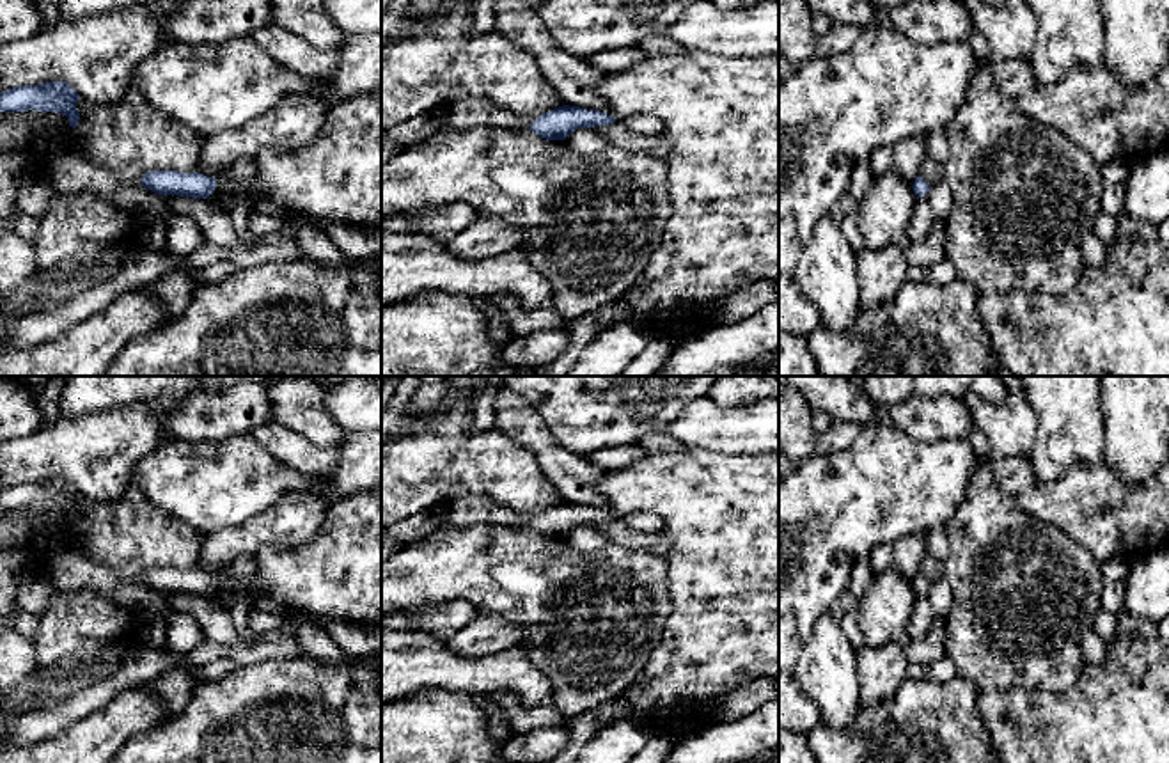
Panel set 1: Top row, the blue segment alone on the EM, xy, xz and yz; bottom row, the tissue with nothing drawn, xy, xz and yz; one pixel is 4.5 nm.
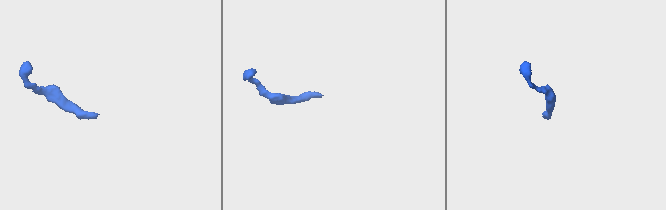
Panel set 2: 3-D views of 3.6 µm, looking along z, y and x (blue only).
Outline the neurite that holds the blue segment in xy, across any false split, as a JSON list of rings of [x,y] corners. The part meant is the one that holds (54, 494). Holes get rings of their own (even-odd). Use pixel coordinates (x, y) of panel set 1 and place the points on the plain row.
[[[46,479],[41,483],[20,483],[0,490],[0,509],[57,509],[76,525],[80,511],[76,499],[80,492],[67,479]]]

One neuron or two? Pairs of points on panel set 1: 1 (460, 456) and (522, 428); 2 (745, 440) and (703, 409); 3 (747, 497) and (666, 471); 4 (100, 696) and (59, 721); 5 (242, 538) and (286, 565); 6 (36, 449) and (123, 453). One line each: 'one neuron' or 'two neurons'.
1: two neurons
2: one neuron
3: one neuron
4: one neuron
5: two neurons
6: one neuron

